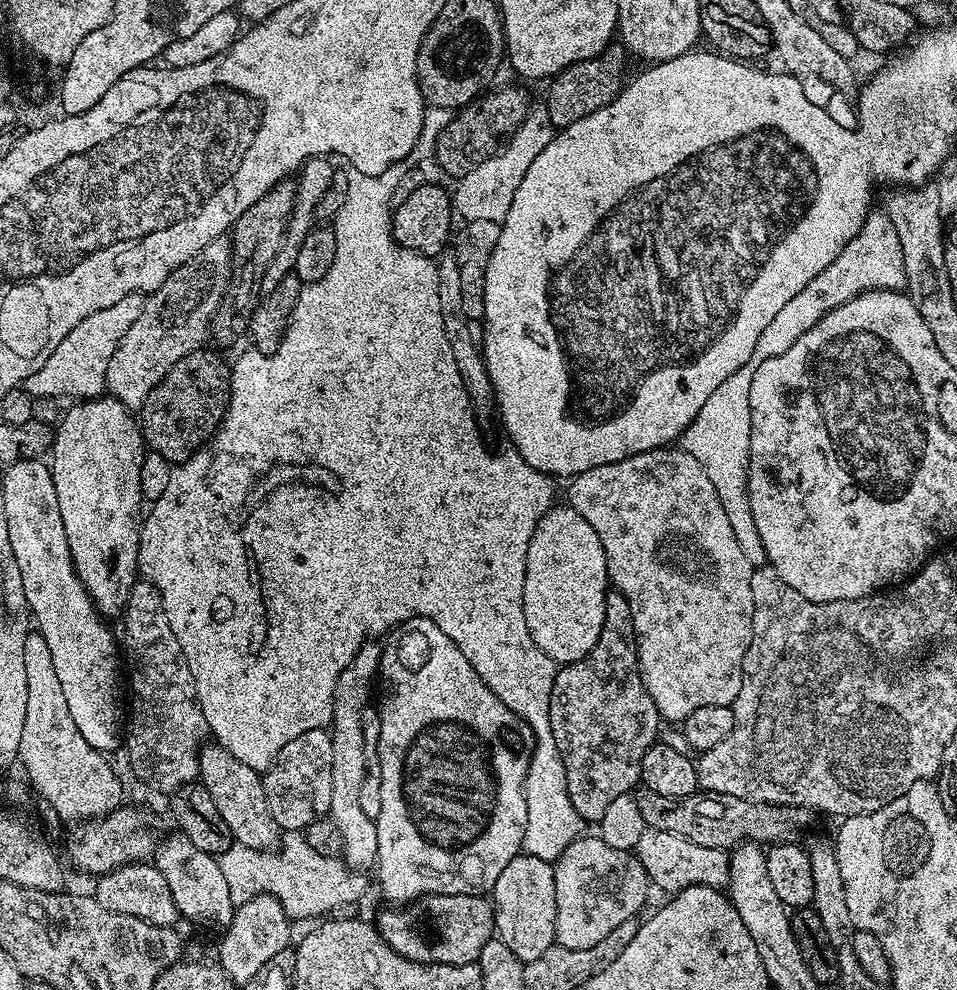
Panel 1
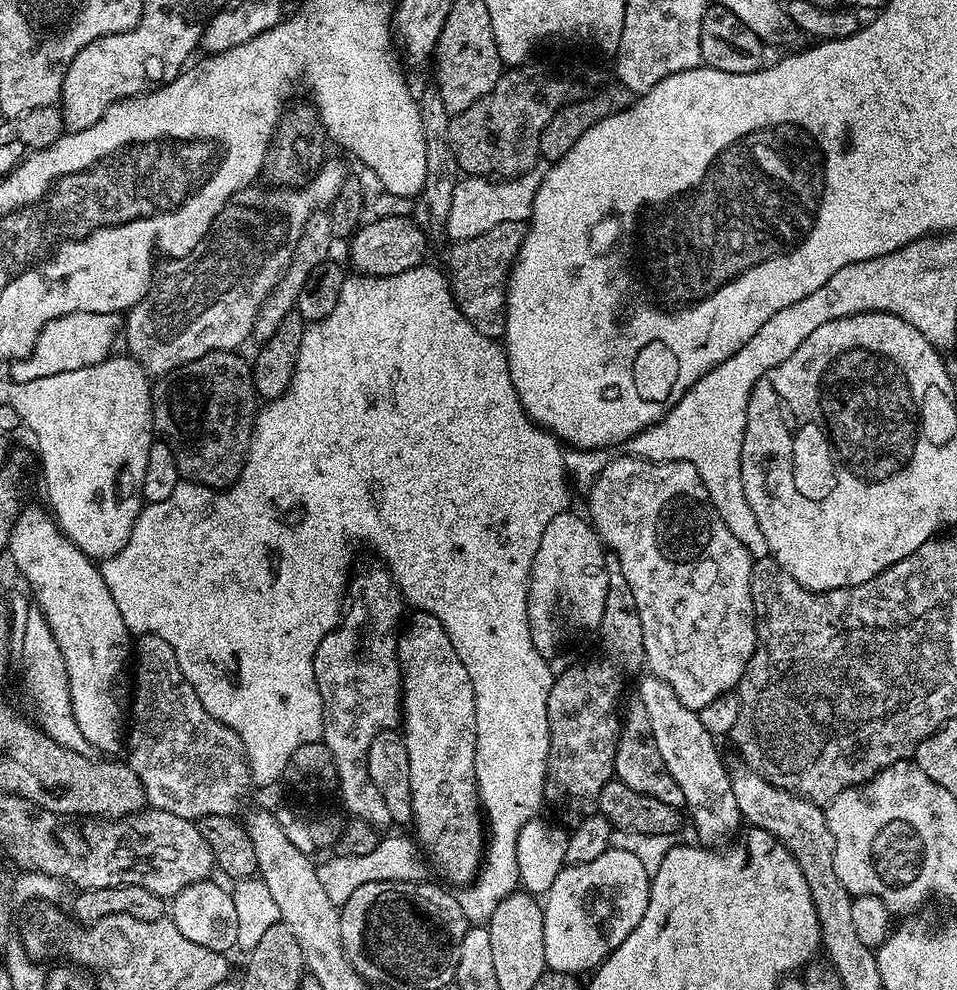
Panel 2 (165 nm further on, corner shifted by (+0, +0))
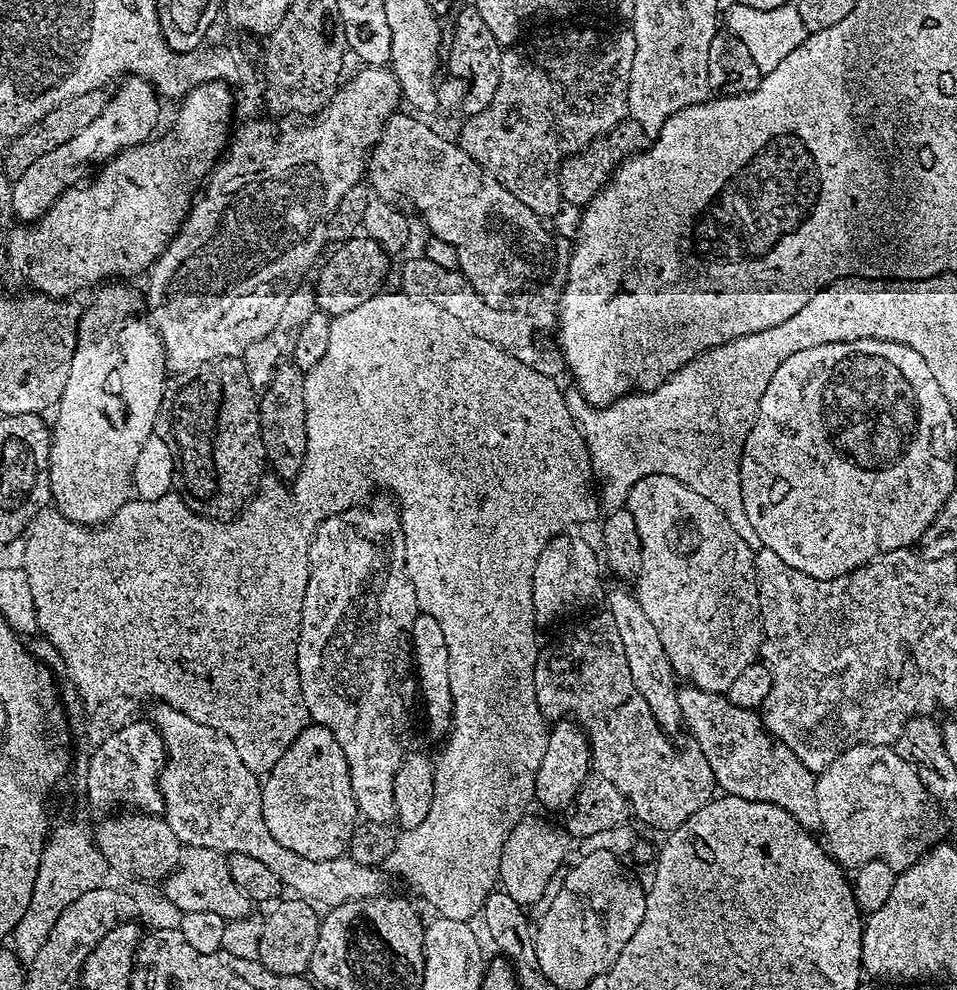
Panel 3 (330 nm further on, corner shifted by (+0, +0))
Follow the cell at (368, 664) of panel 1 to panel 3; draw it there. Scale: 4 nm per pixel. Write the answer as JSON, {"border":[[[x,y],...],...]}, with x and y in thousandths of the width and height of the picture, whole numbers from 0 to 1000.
{"border":[[[410,507],[406,509],[388,509],[373,511],[341,523],[330,532],[330,537],[326,540],[326,546],[322,553],[324,584],[320,588],[320,604],[316,608],[316,628],[311,640],[309,672],[311,673],[316,705],[325,730],[335,731],[341,737],[345,737],[345,741],[349,741],[349,745],[353,745],[353,754],[357,754],[357,762],[362,762],[362,770],[366,778],[366,794],[370,798],[373,821],[387,830],[410,832],[414,827],[412,782],[416,782],[416,774],[420,774],[420,766],[428,759],[429,752],[426,751],[431,747],[431,734],[435,731],[435,723],[437,727],[437,692],[428,643],[435,623],[440,621],[440,616],[437,612],[437,604],[431,586],[424,576],[424,547],[422,546],[422,536],[415,510]]]}

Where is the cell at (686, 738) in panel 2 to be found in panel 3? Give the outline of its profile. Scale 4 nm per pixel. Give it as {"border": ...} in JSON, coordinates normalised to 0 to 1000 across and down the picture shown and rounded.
{"border":[[[644,592],[635,598],[634,621],[642,624],[642,632],[646,632],[646,644],[650,644],[650,653],[654,653],[654,673],[658,673],[658,685],[662,693],[667,693],[667,701],[675,705],[675,713],[679,713],[679,721],[688,729],[693,739],[706,741],[712,738],[713,728],[708,715],[708,684],[702,678],[702,670],[692,653],[692,644],[688,644],[688,636],[683,636],[679,623],[671,616],[664,597],[652,592]]]}

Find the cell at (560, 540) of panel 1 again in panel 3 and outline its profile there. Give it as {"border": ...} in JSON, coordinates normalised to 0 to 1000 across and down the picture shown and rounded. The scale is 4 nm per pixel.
{"border":[[[582,539],[562,560],[562,569],[558,571],[558,620],[561,631],[568,632],[576,626],[585,626],[588,622],[594,622],[597,618],[606,618],[623,602],[623,597],[627,594],[627,574],[629,578],[629,566],[624,555],[613,549],[606,541],[599,539]]]}

